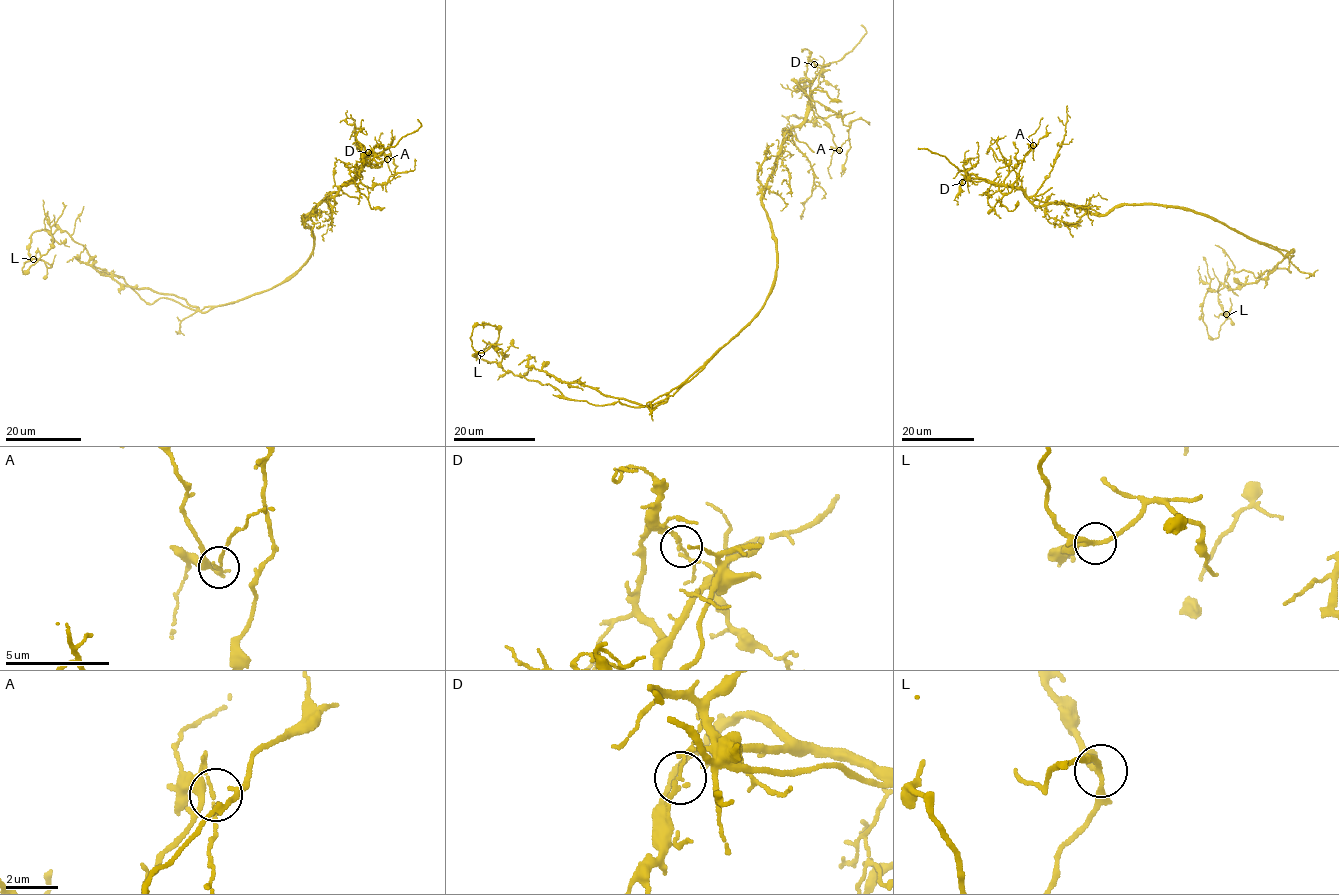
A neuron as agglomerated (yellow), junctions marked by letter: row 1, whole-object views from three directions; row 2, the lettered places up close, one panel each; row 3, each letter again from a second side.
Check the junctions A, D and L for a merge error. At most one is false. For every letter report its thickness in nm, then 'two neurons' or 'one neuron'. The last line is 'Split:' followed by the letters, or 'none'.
A: 70 nm | one neuron
D: 110 nm | two neurons
L: 190 nm | one neuron
Split: D

